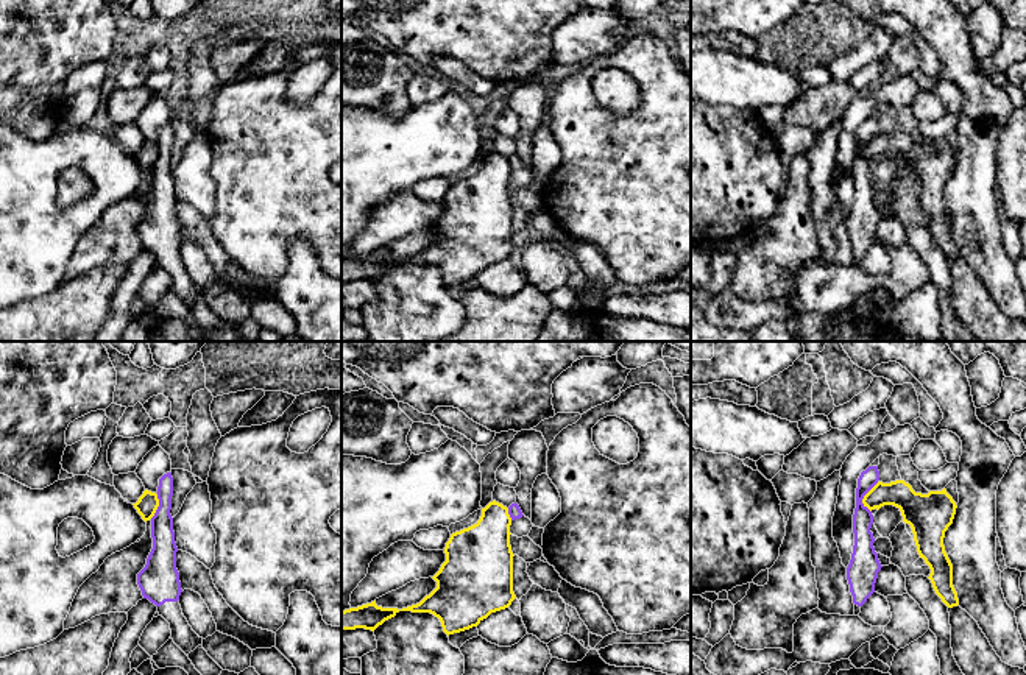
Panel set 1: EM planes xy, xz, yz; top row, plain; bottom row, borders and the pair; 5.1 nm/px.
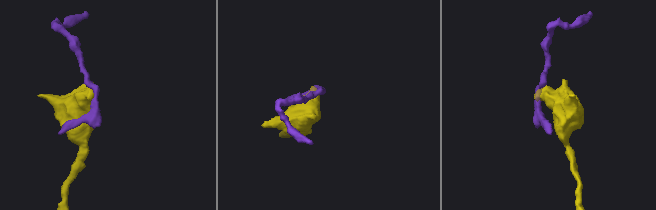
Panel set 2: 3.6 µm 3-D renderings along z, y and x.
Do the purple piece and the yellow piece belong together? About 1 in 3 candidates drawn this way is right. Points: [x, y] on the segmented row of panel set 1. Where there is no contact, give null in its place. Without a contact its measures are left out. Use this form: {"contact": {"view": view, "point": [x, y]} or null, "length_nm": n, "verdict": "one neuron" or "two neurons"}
{"contact": {"view": "yz", "point": [863, 498]}, "length_nm": 170, "verdict": "two neurons"}

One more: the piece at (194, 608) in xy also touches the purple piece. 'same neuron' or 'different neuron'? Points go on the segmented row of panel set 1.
different neuron

